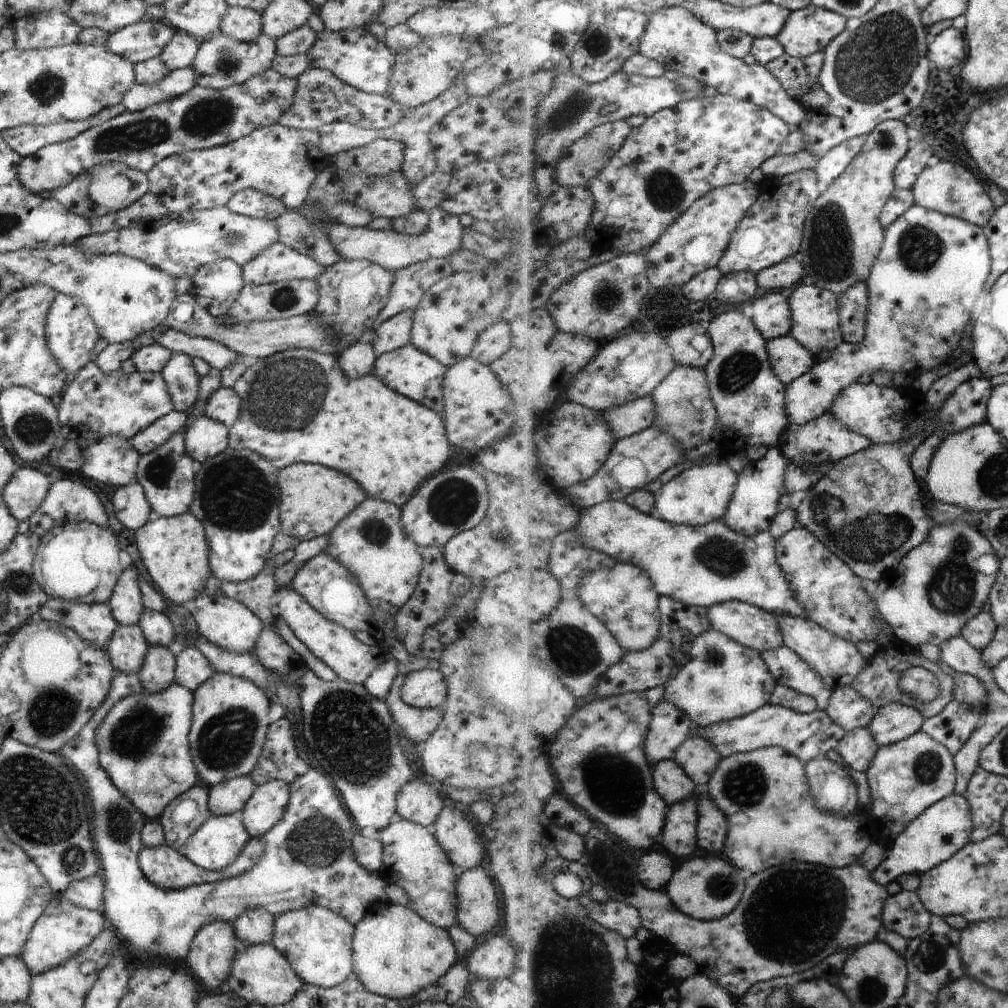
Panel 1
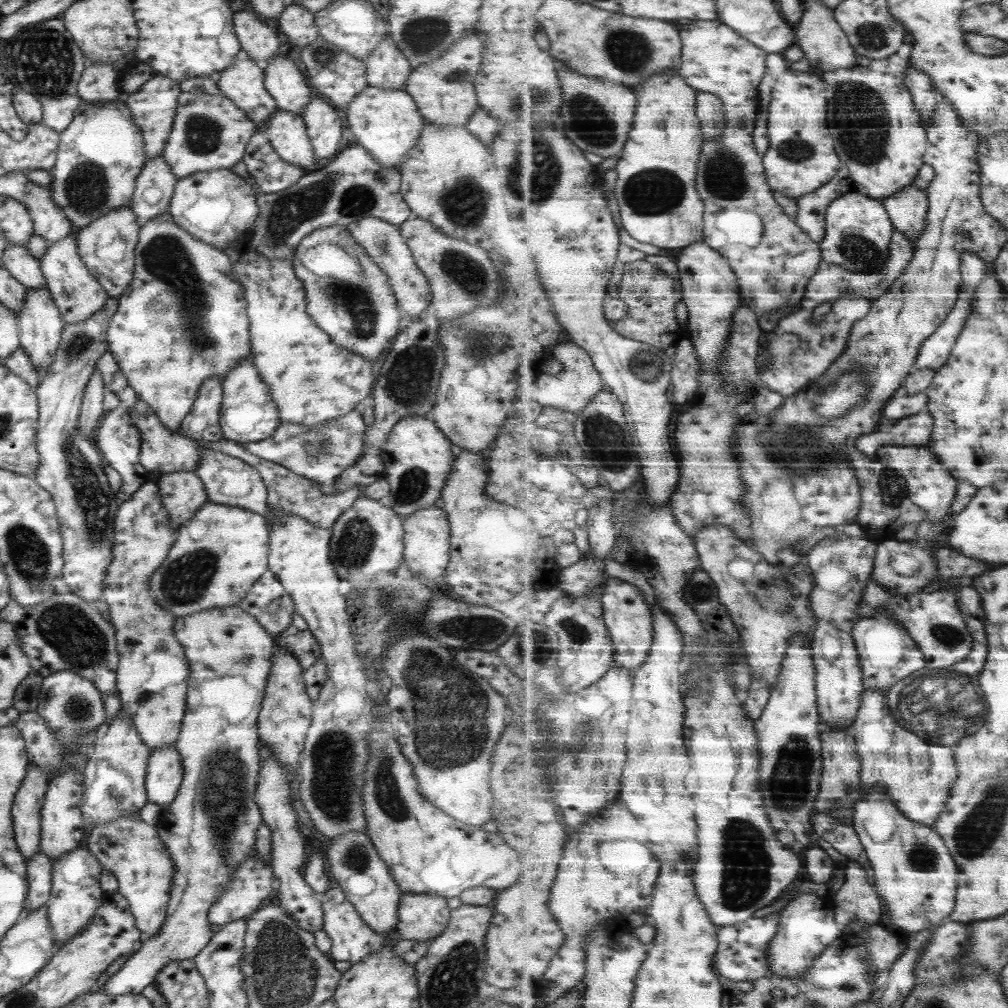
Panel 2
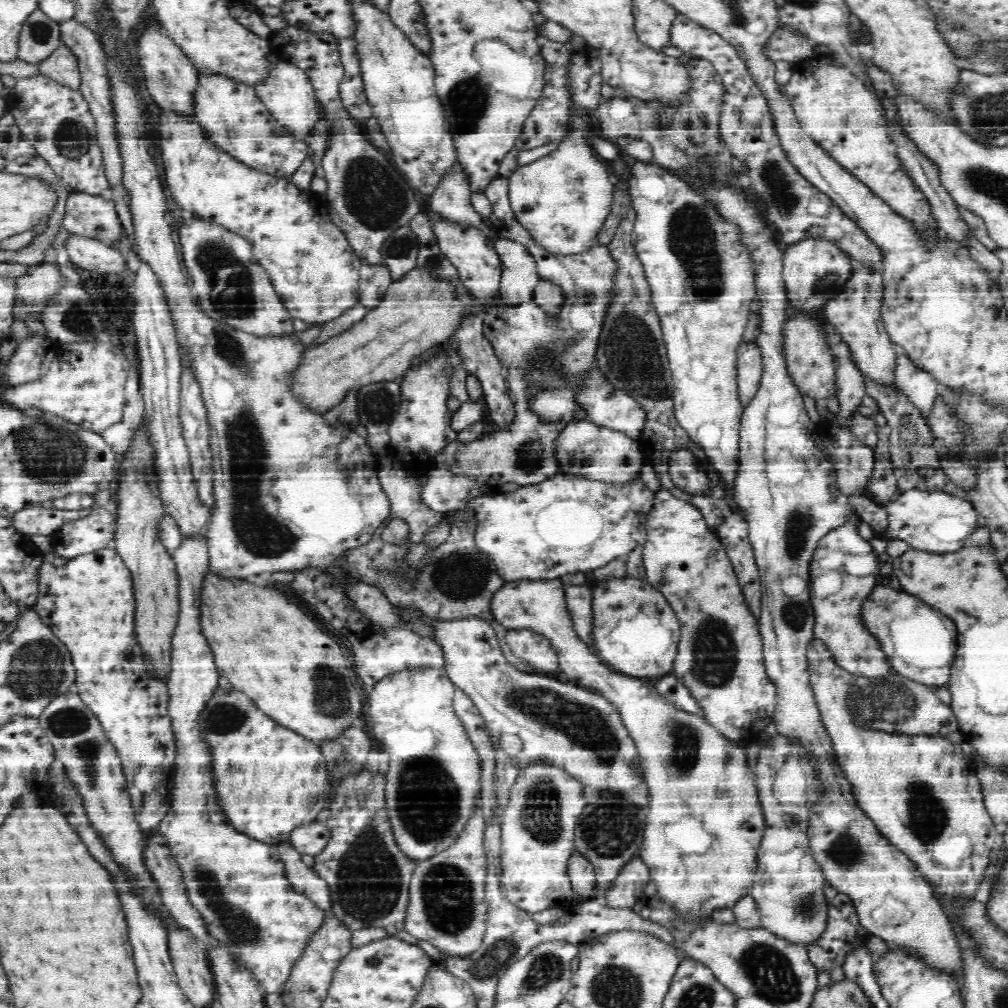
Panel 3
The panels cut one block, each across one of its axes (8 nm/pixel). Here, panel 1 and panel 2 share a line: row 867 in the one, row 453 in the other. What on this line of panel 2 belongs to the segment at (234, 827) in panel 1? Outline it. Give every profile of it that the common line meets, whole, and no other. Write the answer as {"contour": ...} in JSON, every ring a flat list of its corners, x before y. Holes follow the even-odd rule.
{"contour":[[201,447,199,461,193,469,193,474,203,484,206,498,220,505,234,506,249,510,255,514,266,516,266,488,257,471,247,463,229,456,223,451]]}

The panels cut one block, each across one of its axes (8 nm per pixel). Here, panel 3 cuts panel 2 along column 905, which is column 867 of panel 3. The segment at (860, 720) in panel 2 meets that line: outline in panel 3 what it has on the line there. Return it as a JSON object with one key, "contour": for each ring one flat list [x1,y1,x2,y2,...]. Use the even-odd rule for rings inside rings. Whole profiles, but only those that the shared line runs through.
{"contour":[[813,637,810,640,810,644,807,646,806,658,808,661,808,672,810,686,813,688,813,695,817,702,817,707,822,715,822,722,826,727,830,739,833,740,834,751,836,751,838,764,841,764,842,770,846,772,846,777,850,780,850,784,853,786,854,794,858,798,858,807,862,808,862,811,866,812,870,818,875,822,875,826,886,838,890,839,890,842,894,843,914,864,916,864,918,871,922,873,923,877,927,880,928,884,938,884,941,889,941,894,948,895,969,895,975,896,976,891,979,889,980,884,983,882,983,872,987,870,987,863,990,862,990,852,995,845,1003,843,1002,837,996,831,996,824,994,824,993,818,990,817,986,806,983,802,983,792,981,791,981,784,978,781,976,775,974,763,967,761,962,753,960,745,954,745,950,739,943,737,930,737,929,735,898,735,889,734,883,730,876,731,869,727,864,727,858,724,856,718,852,713,852,709,849,706,849,696,853,690,853,678,854,675,847,670,844,670,838,663,837,659,833,657,833,654,829,651,829,647,825,645,825,642]]}

